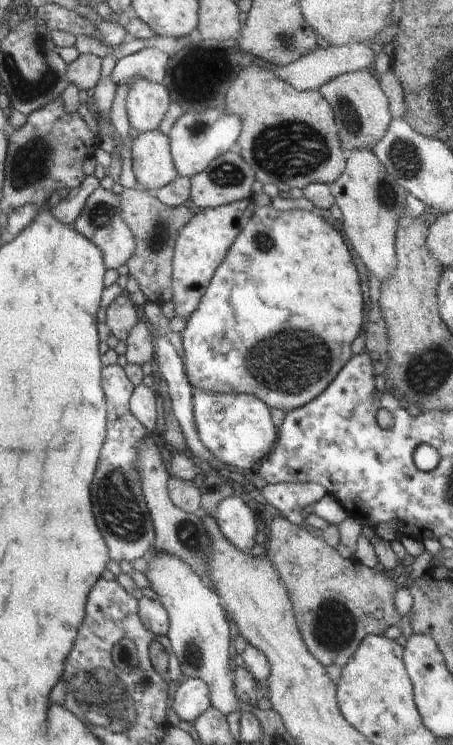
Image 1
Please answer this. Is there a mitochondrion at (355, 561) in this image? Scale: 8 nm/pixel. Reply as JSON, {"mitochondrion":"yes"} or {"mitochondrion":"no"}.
{"mitochondrion":"no"}

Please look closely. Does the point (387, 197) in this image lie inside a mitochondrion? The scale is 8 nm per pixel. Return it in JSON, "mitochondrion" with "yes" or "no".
{"mitochondrion":"yes"}

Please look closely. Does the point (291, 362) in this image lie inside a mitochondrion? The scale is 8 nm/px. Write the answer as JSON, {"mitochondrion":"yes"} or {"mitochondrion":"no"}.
{"mitochondrion":"yes"}

